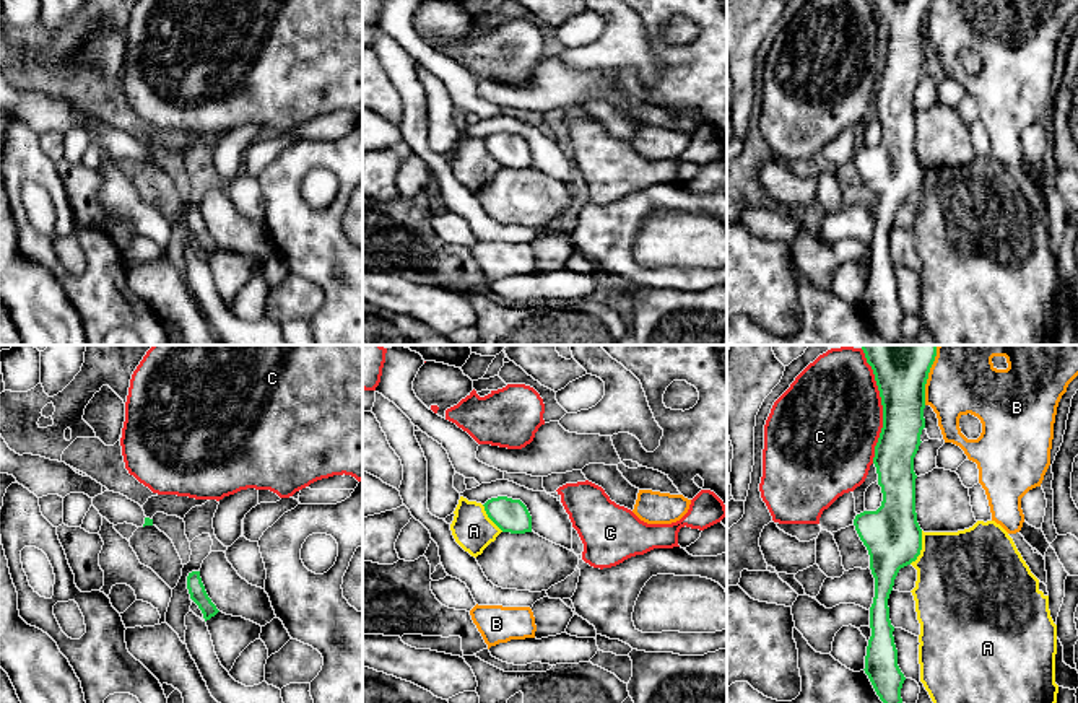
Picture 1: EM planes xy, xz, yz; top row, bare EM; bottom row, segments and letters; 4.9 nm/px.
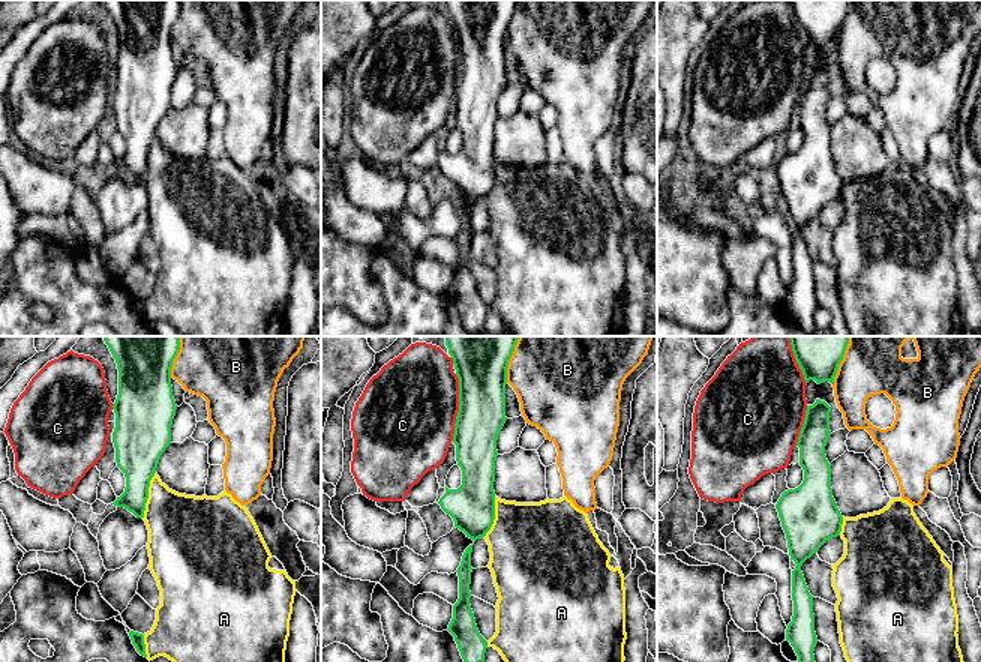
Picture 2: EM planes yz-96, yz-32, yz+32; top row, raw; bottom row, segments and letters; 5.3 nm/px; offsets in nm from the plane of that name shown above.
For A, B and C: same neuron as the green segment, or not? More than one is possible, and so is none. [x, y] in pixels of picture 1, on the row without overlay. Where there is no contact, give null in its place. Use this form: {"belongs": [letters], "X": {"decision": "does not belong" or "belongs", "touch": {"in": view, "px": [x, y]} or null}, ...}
{"belongs": [], "A": {"decision": "does not belong", "touch": {"in": "yz", "px": [921, 184]}}, "B": {"decision": "does not belong", "touch": {"in": "yz", "px": [925, 18]}}, "C": {"decision": "does not belong", "touch": {"in": "yz", "px": [883, 49]}}}

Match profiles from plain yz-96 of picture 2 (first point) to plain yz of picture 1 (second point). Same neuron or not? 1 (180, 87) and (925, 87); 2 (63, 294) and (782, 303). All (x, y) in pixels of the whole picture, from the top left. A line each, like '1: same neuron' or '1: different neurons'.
1: same neuron
2: different neurons

